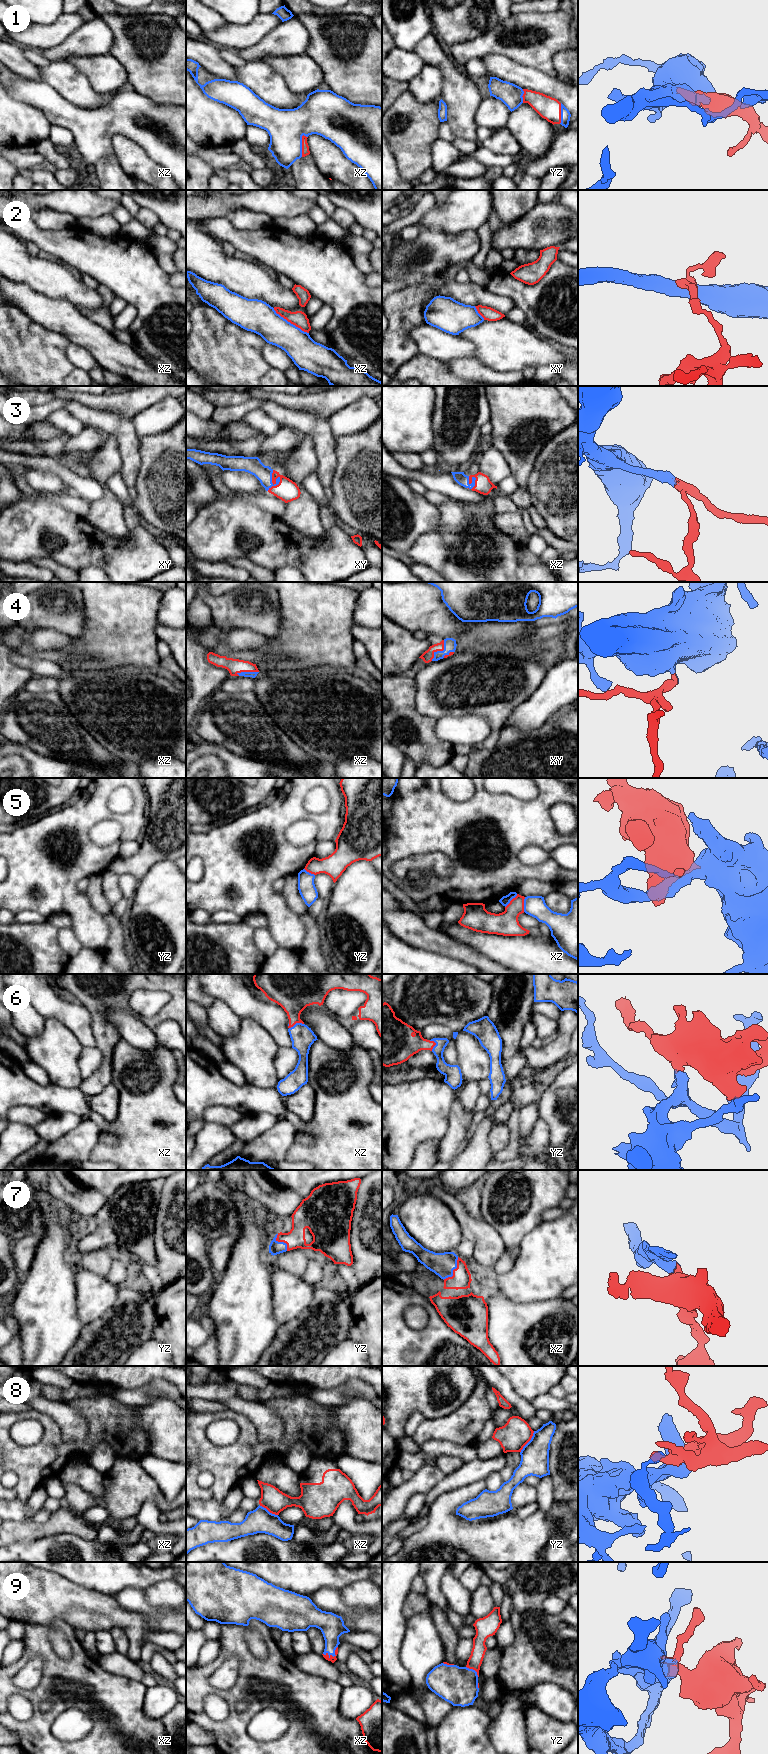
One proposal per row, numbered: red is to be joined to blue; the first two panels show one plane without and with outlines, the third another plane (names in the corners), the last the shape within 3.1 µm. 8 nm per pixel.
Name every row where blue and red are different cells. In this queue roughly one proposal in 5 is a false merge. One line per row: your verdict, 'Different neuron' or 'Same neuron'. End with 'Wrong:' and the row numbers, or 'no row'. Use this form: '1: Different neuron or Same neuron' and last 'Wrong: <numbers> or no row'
1: Same neuron
2: Different neuron
3: Same neuron
4: Same neuron
5: Different neuron
6: Same neuron
7: Same neuron
8: Same neuron
9: Same neuron
Wrong: 2, 5

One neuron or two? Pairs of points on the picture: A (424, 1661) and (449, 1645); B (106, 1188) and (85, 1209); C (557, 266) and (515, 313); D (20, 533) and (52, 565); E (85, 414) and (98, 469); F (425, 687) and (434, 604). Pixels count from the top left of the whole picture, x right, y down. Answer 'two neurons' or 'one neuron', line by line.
A: two neurons
B: two neurons
C: two neurons
D: two neurons
E: two neurons
F: two neurons

